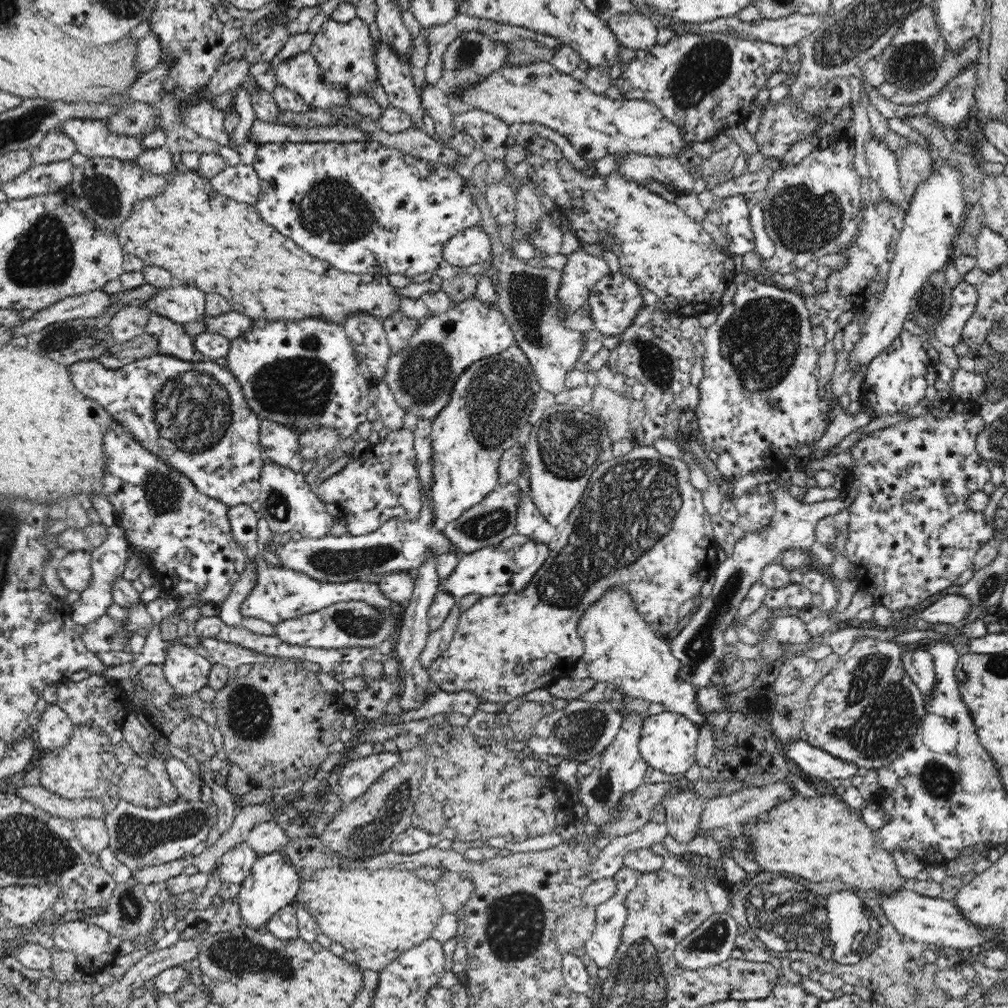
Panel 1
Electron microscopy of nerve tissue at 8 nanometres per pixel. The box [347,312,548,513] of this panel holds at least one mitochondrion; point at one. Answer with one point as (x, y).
(500, 392)

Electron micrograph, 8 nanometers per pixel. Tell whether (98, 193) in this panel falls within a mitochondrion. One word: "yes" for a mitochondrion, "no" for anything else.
yes

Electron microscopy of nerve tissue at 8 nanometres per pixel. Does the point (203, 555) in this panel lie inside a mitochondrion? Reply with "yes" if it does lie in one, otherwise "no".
no

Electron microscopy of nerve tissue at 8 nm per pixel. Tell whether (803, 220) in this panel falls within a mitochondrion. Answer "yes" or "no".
yes

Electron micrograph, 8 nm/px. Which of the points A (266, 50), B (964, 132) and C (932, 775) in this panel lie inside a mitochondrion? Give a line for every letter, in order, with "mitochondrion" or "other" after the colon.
A: other
B: other
C: mitochondrion

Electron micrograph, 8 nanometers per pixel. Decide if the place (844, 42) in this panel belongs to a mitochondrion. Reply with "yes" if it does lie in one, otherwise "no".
yes

